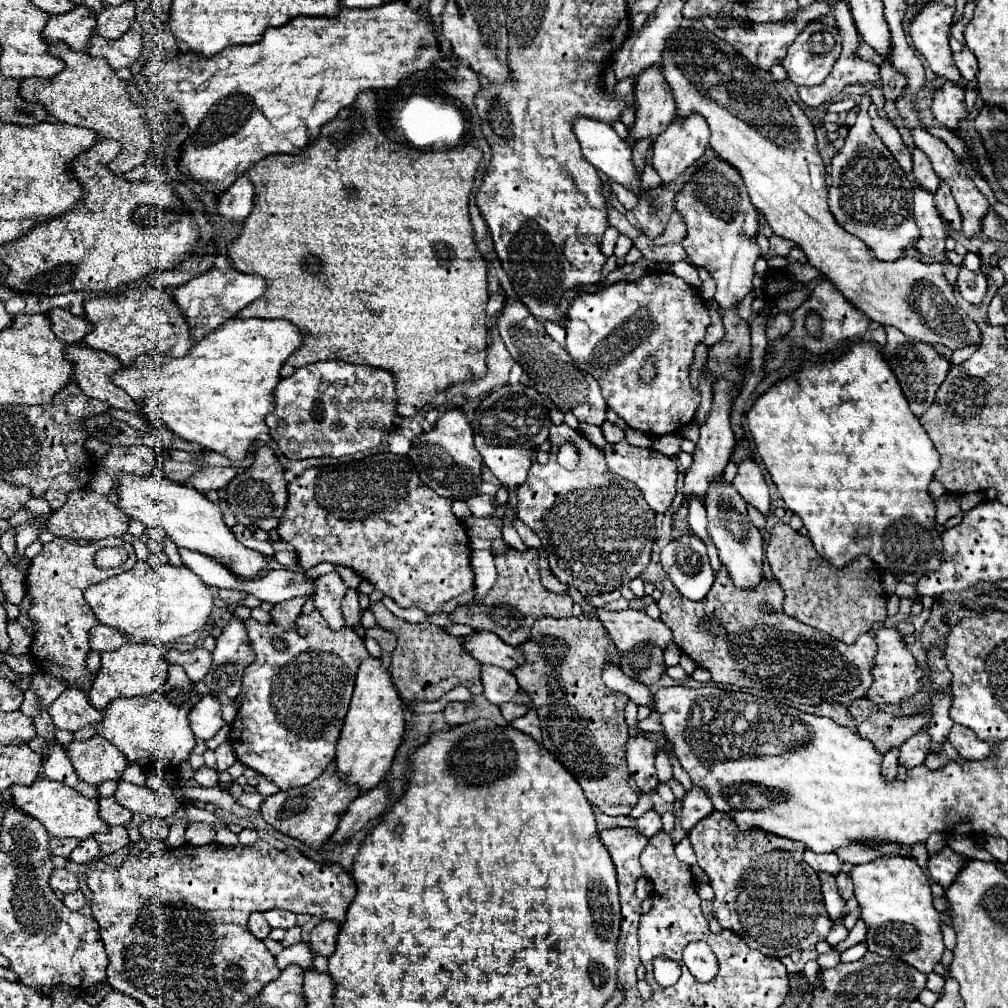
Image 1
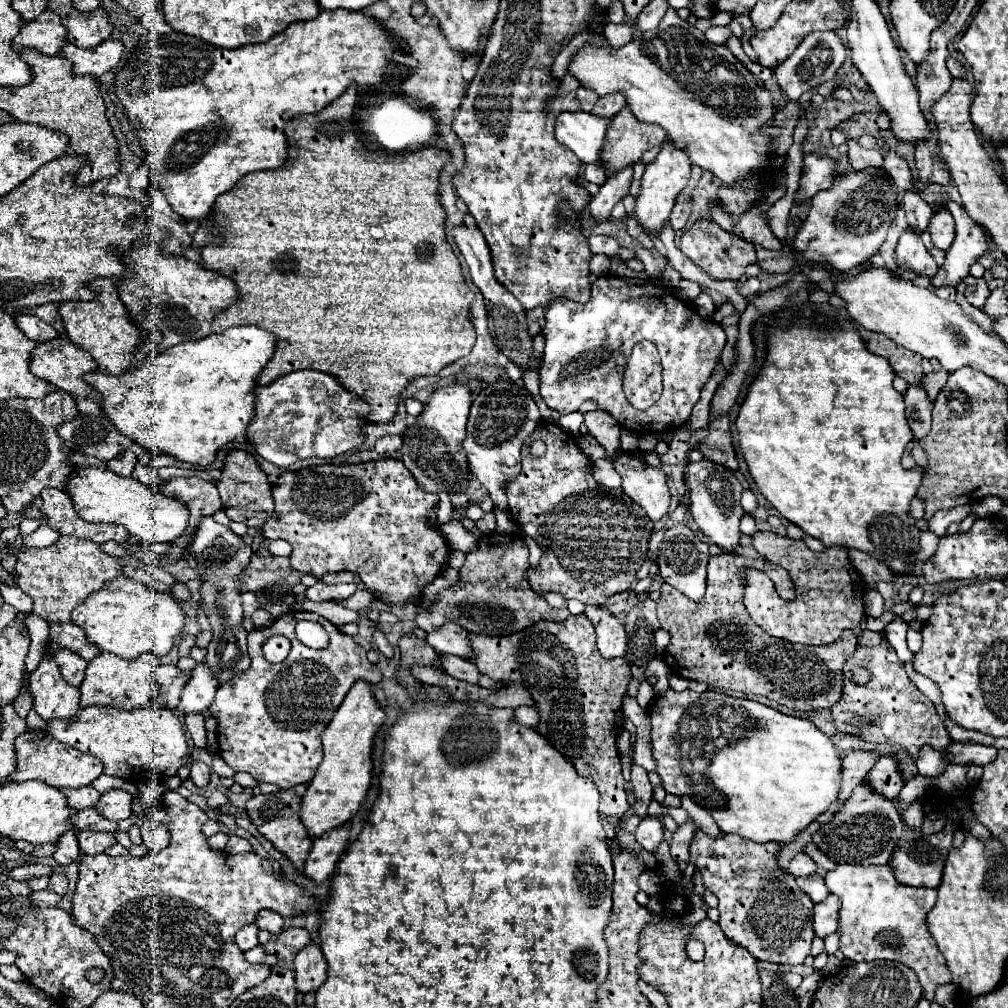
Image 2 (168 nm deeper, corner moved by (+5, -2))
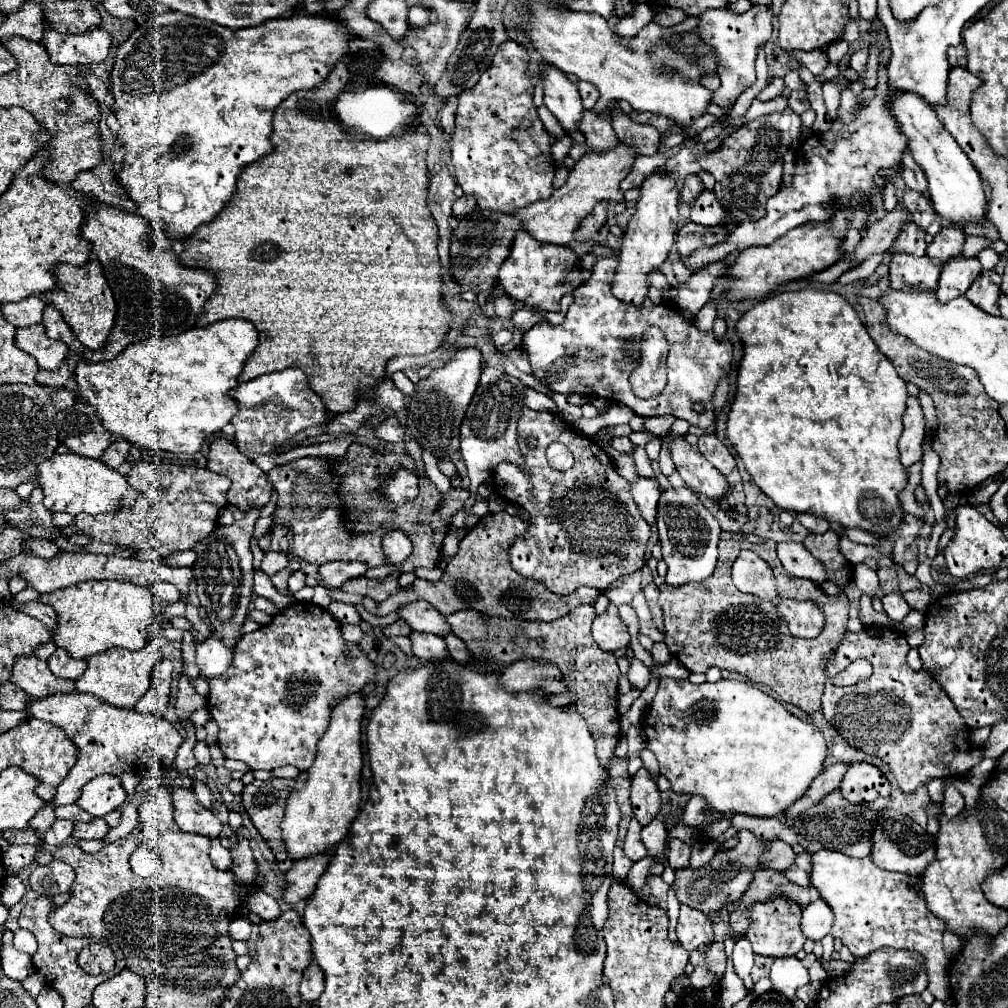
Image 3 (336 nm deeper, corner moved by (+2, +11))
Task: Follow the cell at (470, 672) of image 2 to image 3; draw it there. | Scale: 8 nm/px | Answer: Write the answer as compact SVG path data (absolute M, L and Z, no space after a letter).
M412 633L410 635L412 639L412 649L414 649L414 655L418 659L424 659L424 661L444 661L444 659L450 659L450 651L444 643L442 637L436 637L436 635L430 635L430 633Z

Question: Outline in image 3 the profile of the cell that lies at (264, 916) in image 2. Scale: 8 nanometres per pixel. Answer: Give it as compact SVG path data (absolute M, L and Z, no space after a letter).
M262 889L260 891L254 891L246 903L248 911L256 913L258 917L262 917L264 921L272 921L276 917L280 917L280 907L276 903L276 899L272 899L270 895L266 895Z

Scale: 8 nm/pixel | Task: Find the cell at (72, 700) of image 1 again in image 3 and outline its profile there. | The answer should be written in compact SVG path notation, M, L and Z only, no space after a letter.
M36 657L20 659L20 663L16 663L16 667L12 671L10 681L14 685L18 685L20 689L24 689L28 695L36 697L36 699L44 699L44 697L56 695L56 693L72 693L72 691L76 691L72 679L56 677L50 671L48 663L36 659Z

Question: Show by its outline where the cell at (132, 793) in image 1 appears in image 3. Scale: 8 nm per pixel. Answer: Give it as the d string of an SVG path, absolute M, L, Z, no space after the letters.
M98 775L82 787L78 805L90 811L94 817L104 817L106 813L122 807L126 801L126 791L116 775Z

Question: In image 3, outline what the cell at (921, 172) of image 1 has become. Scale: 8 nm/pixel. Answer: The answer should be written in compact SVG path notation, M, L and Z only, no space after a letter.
M914 221L904 223L900 235L894 241L894 251L912 251L914 255L926 253L926 241L924 241L926 231L918 227Z

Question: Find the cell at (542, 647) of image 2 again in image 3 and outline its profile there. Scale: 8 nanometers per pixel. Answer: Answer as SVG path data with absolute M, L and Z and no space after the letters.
M580 605L568 615L544 623L544 621L520 621L510 619L508 623L504 619L496 617L484 617L478 611L466 609L458 611L448 617L448 623L452 627L452 633L466 641L470 653L474 659L488 663L488 665L508 665L522 659L534 659L542 665L554 665L562 673L562 681L566 683L568 693L576 693L576 701L570 703L570 709L576 709L584 721L588 723L588 729L596 741L596 751L600 765L608 771L612 763L616 761L616 745L620 739L620 715L618 715L618 679L620 669L616 663L616 655L602 651L596 641L592 639L590 625L596 617L596 609L592 605Z

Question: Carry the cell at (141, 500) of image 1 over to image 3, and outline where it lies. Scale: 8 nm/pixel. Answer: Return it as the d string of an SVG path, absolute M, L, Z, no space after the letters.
M56 453L44 463L40 463L36 483L44 491L44 507L50 509L52 513L56 511L66 511L70 515L78 515L82 511L92 513L92 515L116 513L122 509L130 509L140 495L140 491L136 491L128 483L126 475L108 467L100 459L84 457L76 453L66 453L66 455Z

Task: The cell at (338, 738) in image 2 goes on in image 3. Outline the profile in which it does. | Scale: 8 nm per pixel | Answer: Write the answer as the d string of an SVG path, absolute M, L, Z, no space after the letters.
M346 695L332 711L328 731L318 743L314 765L300 773L296 785L286 801L286 815L282 821L282 839L292 859L314 855L332 849L344 839L348 827L360 809L360 777L362 777L362 743L360 727L364 717L364 695Z

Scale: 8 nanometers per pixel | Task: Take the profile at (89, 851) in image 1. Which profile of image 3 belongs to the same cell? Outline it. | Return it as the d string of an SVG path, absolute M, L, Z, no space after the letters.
M56 819L52 823L52 827L44 833L44 843L54 845L54 847L64 845L70 839L72 829L74 829L74 823L72 821L68 821L68 819Z

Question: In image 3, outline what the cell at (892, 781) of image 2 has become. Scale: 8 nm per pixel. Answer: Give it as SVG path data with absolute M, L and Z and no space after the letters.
M862 761L850 765L840 791L850 803L870 803L890 795L890 783L876 765Z

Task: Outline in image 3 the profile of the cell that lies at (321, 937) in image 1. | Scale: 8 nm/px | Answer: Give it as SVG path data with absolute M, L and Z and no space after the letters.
M312 961L304 971L304 977L300 983L300 995L304 1001L312 1005L314 1001L318 1001L322 991L324 991L324 971L320 969L320 965Z

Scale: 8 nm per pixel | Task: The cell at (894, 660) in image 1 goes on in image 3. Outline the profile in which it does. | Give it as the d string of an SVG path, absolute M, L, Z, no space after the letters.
M868 627L860 633L846 633L844 639L840 641L840 647L836 649L836 655L832 659L828 659L828 663L826 663L828 679L832 675L844 671L848 667L848 663L852 663L858 657L868 659L874 667L874 673L868 681L862 681L854 687L836 687L836 685L832 685L832 681L826 681L826 691L822 695L824 717L838 729L838 733L852 747L862 749L870 755L882 757L890 765L892 773L898 779L898 787L904 793L910 793L916 787L924 785L928 781L928 777L942 777L942 779L944 777L962 777L974 765L978 765L982 761L980 749L972 747L968 741L970 729L966 727L964 719L956 711L954 703L948 699L946 691L928 673L912 671L908 667L908 663L906 663L908 649L910 647L908 647L904 635L896 633L896 631L890 631L888 635L884 635L882 629Z

